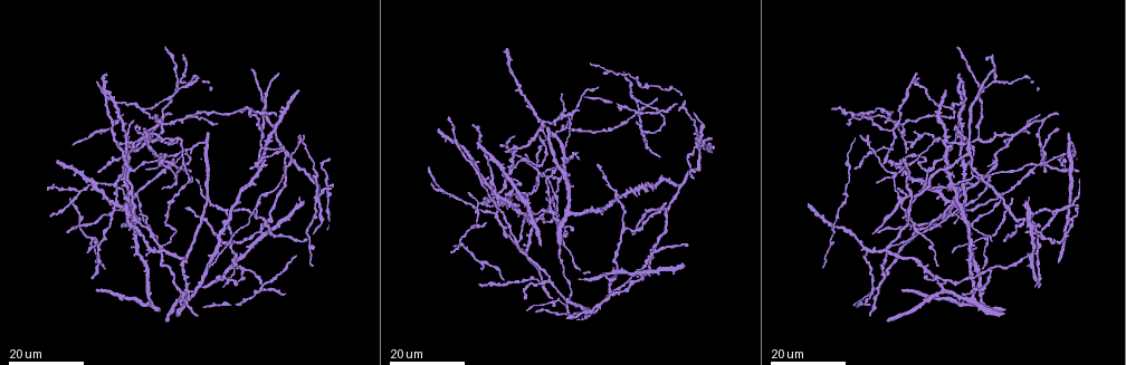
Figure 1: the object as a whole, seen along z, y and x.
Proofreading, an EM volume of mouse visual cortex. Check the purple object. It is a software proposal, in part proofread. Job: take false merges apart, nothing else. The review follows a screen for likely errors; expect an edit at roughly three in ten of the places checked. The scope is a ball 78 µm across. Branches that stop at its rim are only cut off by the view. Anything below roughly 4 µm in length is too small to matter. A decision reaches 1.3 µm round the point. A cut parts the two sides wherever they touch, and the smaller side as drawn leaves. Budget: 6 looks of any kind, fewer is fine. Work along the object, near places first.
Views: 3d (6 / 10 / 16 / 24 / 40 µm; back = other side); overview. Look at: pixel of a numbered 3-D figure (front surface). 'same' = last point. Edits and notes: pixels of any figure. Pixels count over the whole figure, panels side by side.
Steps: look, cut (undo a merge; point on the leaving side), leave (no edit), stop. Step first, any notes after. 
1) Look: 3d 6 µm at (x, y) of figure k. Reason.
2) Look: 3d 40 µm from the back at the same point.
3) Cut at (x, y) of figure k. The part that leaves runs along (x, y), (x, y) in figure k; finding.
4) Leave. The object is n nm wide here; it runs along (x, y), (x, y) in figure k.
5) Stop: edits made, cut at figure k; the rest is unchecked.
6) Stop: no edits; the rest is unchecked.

Look: 3d 16 µm at (972, 223) of figure 1. Three-way junction.

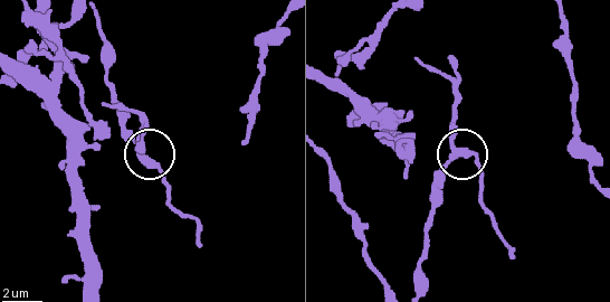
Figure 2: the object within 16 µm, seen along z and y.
Look: 3d 6 µm at (457, 149) of figure 2.

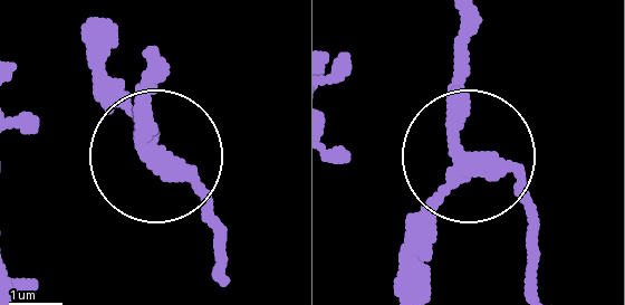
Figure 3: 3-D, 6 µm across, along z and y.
Cut at (202, 206) of figure 3. 3 arms meet here; two cells meet here.

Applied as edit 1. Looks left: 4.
Look: 3d 24 µm at (138, 198) of figure 1. A fork.

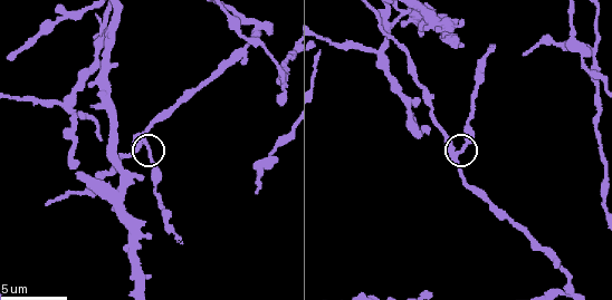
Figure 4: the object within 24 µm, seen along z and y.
Look: 3d 10 µm at (145, 144) of figure 4.

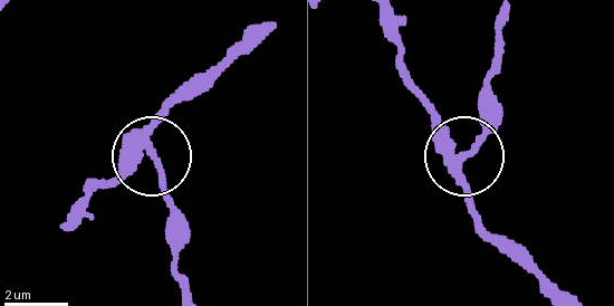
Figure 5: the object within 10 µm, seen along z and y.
Leave. 3 arms meet here; it runs along (550, 290), (486, 226), (462, 170), (464, 151), (499, 116) in figure 5; one cell here.

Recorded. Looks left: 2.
Look: 3d 16 µm at (130, 169) of figure 1. Three-way junction.

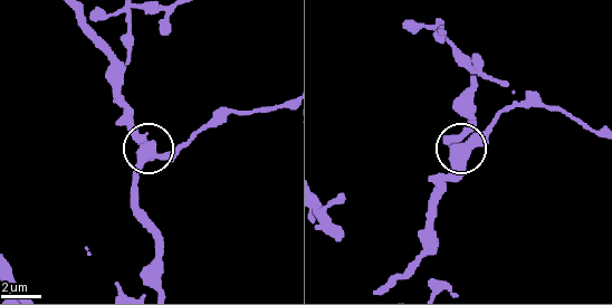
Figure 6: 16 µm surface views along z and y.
Look: 3d 6 µm at (460, 144) of figure 6.

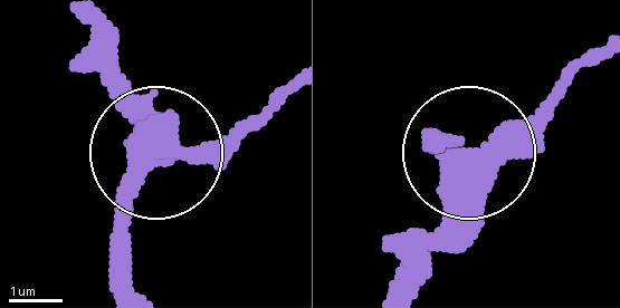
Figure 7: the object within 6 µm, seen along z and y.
Leave. The side arm is 21 µm long; it runs along (80, 19), (160, 148), (213, 153), (263, 126) in figure 7; all the same cell.

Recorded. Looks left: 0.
Stop: edits made, cut at figure 3; the rest is unchecked.

